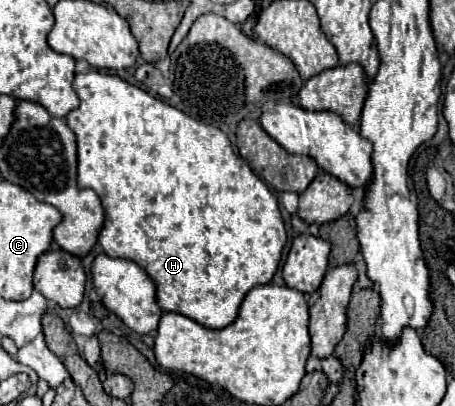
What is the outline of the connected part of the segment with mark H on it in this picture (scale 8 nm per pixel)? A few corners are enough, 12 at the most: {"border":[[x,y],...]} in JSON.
{"border":[[76,73],[78,187],[158,305],[228,327],[278,199],[200,123]]}

